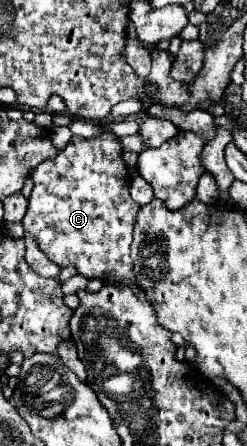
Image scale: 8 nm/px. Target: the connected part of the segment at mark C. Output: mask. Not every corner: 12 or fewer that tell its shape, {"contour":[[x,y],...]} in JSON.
{"contour":[[113,133],[31,171],[25,235],[87,279],[135,279],[139,205]]}

